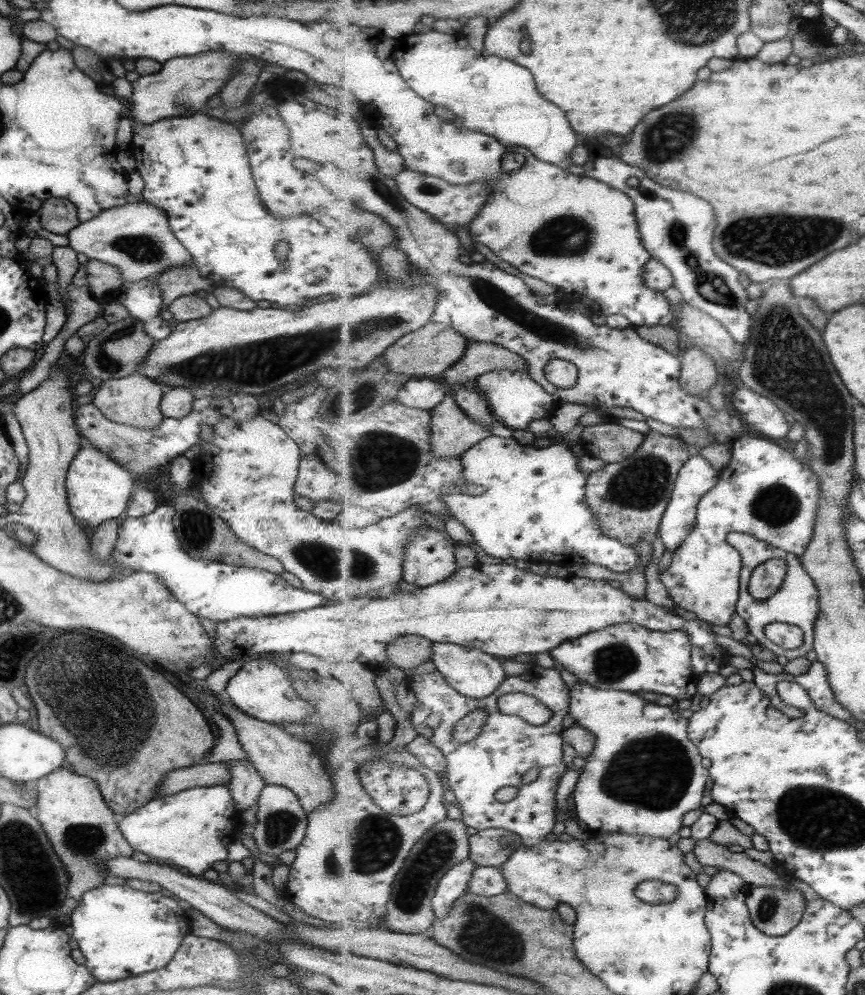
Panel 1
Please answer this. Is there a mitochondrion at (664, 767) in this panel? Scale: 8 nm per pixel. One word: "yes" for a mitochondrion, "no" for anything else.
yes

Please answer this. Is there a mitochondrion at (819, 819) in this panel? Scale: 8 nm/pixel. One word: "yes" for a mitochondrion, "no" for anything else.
yes

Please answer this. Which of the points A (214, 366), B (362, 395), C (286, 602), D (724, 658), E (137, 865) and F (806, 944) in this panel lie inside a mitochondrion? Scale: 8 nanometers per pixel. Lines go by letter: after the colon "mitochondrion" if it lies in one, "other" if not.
A: mitochondrion
B: mitochondrion
C: other
D: other
E: other
F: other

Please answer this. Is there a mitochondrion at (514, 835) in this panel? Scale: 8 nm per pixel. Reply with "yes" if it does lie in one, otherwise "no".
no

